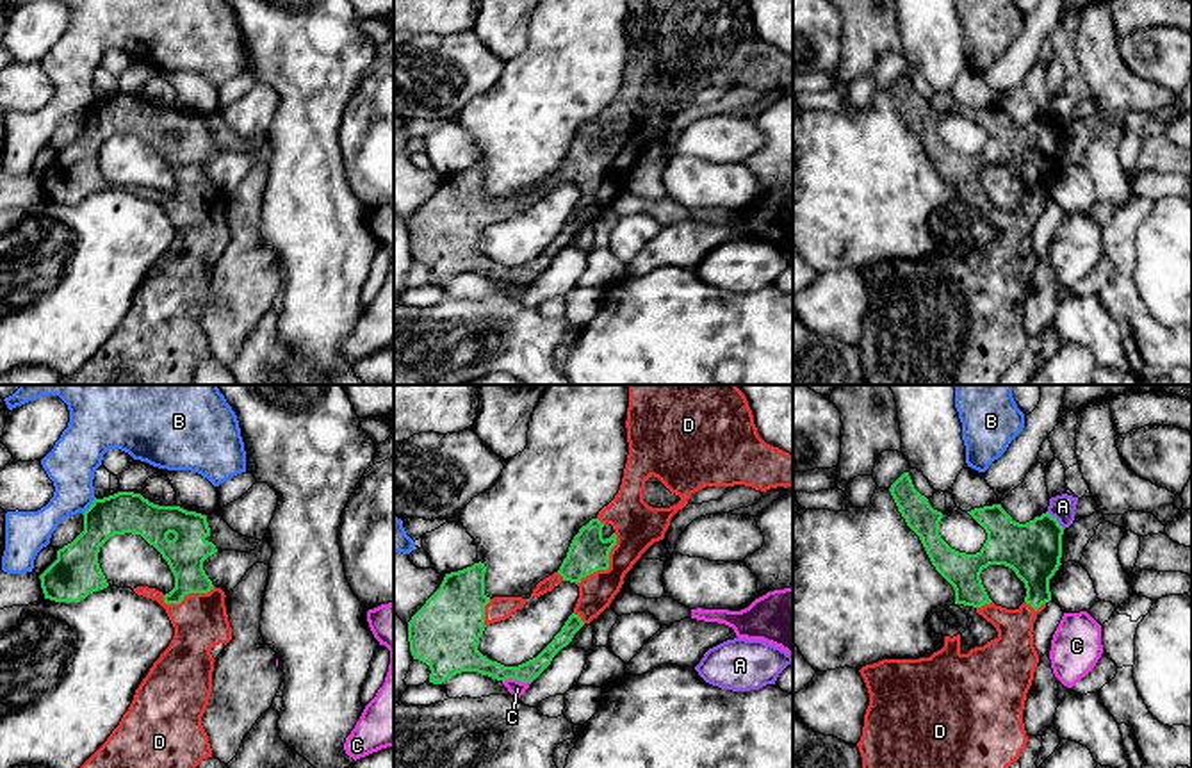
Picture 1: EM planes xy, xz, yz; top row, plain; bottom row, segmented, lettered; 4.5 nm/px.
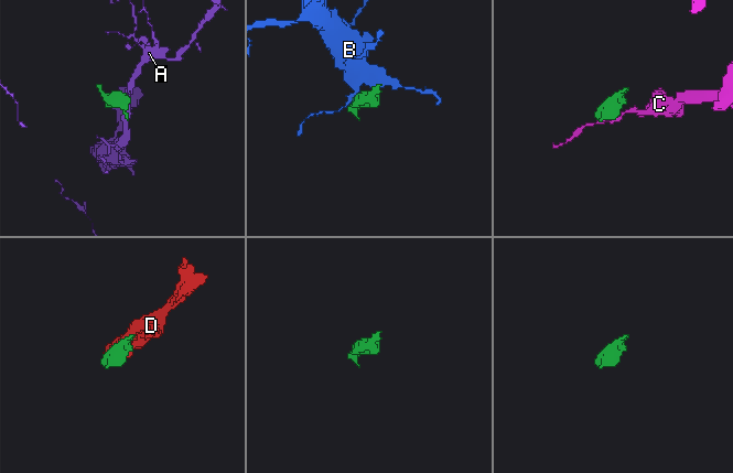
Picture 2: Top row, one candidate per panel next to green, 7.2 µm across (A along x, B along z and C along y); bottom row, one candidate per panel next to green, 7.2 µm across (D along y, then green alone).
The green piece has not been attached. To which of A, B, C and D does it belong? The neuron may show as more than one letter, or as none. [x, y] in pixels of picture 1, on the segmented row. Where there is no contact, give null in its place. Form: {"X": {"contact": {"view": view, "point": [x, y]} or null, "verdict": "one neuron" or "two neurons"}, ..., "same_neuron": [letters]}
{"A": {"contact": {"view": "yz", "point": [1055, 519]}, "verdict": "two neurons"}, "B": {"contact": {"view": "xy", "point": [89, 506]}, "verdict": "two neurons"}, "C": {"contact": {"view": "xz", "point": [517, 679]}, "verdict": "two neurons"}, "D": {"contact": {"view": "xz", "point": [608, 567]}, "verdict": "one neuron"}, "same_neuron": ["D"]}

